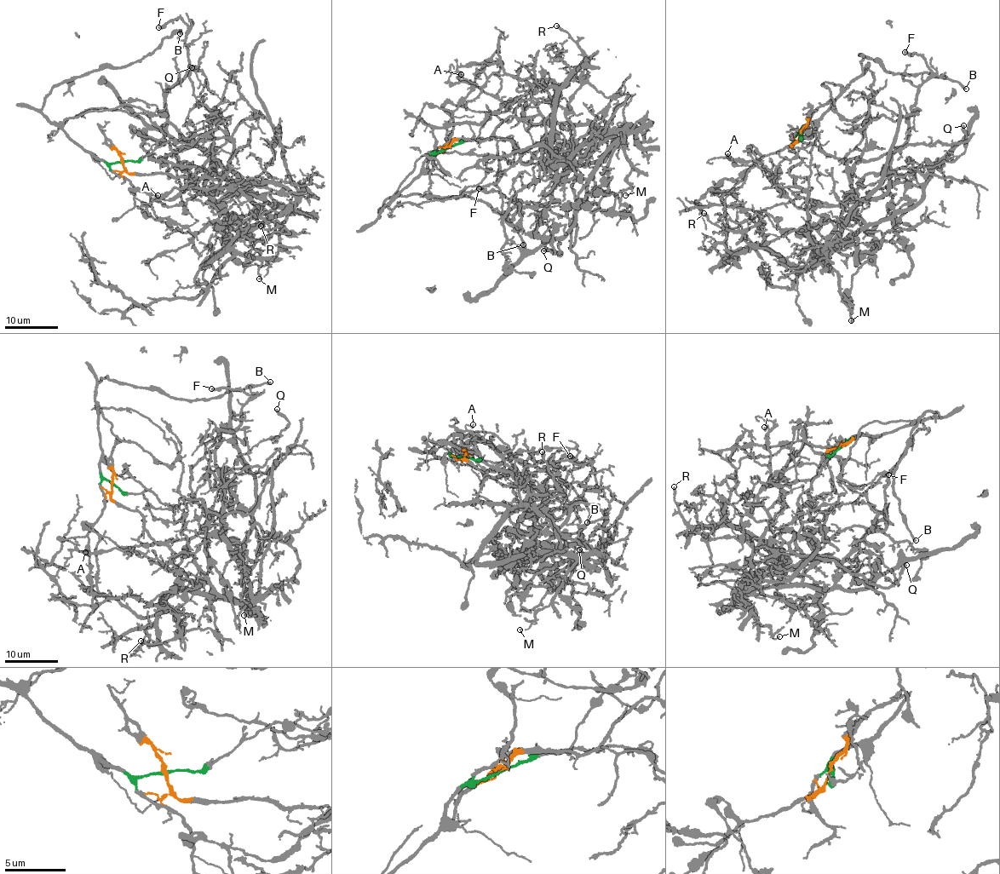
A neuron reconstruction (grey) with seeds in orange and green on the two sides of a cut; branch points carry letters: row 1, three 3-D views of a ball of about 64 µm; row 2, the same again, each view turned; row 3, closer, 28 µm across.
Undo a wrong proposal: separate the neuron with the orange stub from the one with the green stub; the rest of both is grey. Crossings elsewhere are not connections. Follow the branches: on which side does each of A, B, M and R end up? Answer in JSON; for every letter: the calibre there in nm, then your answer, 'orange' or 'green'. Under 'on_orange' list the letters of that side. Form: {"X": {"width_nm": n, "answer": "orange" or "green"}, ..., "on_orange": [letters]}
{"A": {"width_nm": 130, "answer": "orange"}, "B": {"width_nm": 280, "answer": "green"}, "M": {"width_nm": 140, "answer": "orange"}, "R": {"width_nm": 280, "answer": "orange"}, "on_orange": ["A", "M", "R"]}

